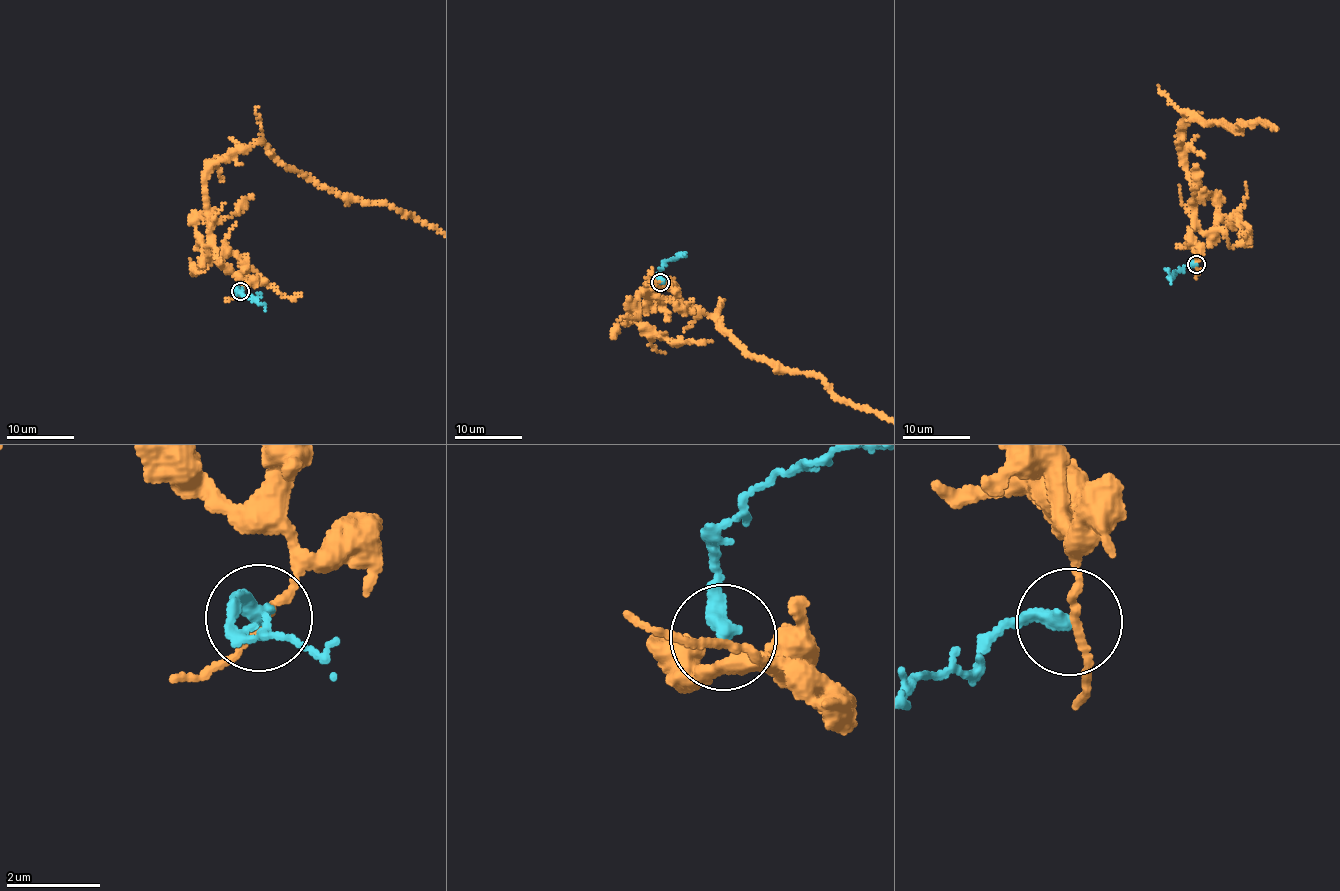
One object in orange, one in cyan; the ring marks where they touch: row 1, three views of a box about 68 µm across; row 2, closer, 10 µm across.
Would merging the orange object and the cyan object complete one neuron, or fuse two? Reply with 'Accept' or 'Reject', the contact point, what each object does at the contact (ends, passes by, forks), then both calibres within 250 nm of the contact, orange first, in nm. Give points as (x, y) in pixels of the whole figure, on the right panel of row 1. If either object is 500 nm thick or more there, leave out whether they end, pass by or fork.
Reject. Place: (1196, 264). At the ring orange passes by. At the ring cyan ends. Thickness 160 nm (orange) against 360 nm

